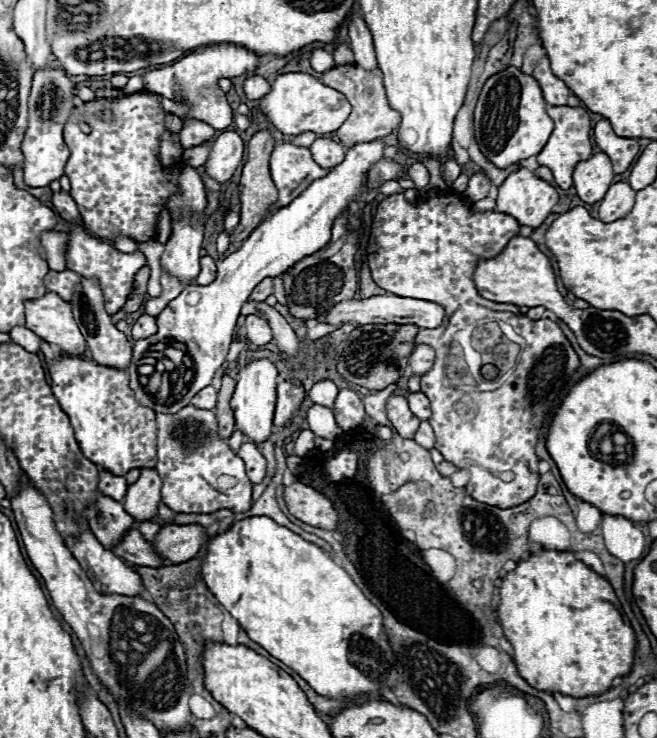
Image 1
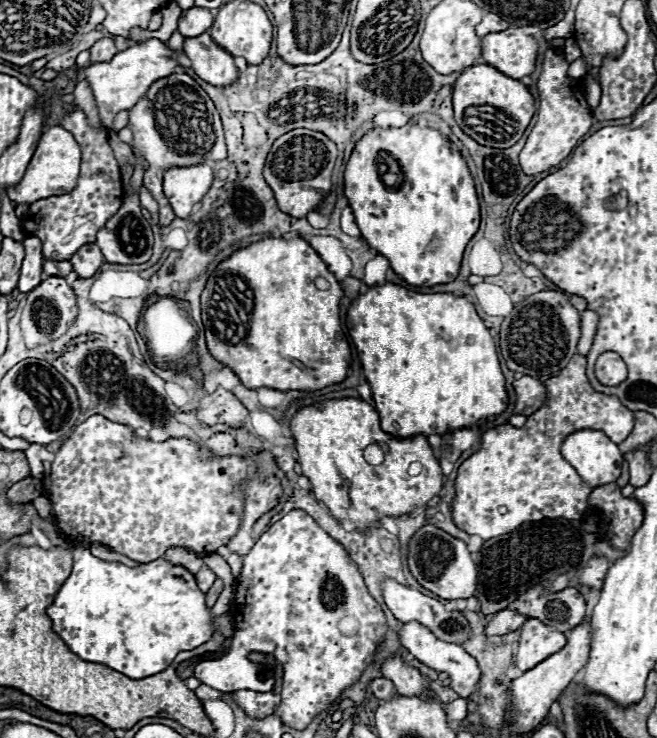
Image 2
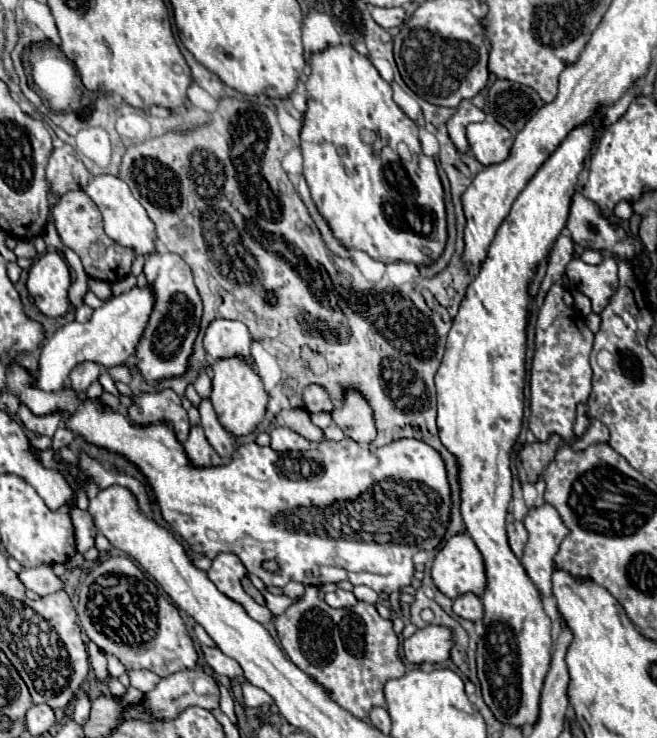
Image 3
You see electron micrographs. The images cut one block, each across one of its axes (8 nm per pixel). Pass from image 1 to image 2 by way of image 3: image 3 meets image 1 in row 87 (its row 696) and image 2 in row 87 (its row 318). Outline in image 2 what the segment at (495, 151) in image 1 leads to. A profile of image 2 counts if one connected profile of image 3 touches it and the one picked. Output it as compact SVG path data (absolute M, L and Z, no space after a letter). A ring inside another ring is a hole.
M474 64L474 66L466 68L466 70L460 74L460 78L456 80L456 84L454 84L454 116L456 116L456 122L466 130L466 134L470 134L470 136L472 136L478 144L482 144L482 146L510 148L510 146L516 144L516 142L520 140L520 136L524 134L526 126L530 124L532 114L534 114L534 98L532 98L532 94L528 92L528 88L526 88L522 82L518 82L518 80L514 80L514 78L508 78L506 74L498 72L496 68L492 68L492 66L488 66L488 64ZM468 106L496 106L496 108L500 108L506 116L510 116L512 120L518 122L518 130L516 130L514 138L498 142L498 140L494 140L494 138L474 134L472 128L468 128L468 126L464 124L464 110L466 110Z

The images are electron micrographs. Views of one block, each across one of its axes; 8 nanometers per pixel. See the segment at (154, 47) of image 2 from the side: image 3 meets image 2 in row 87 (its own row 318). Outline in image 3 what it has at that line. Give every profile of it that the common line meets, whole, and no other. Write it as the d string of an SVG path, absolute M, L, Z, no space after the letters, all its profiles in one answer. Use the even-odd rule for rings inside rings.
M146 284L144 288L134 286L132 290L112 296L108 302L96 308L88 322L80 324L74 320L62 326L50 340L46 340L42 348L40 368L36 372L36 386L46 392L60 390L68 382L70 370L84 360L94 360L106 368L124 364L128 356L134 354L136 344L140 342L140 336L144 334L144 328L148 326L152 304L154 304L152 284Z

